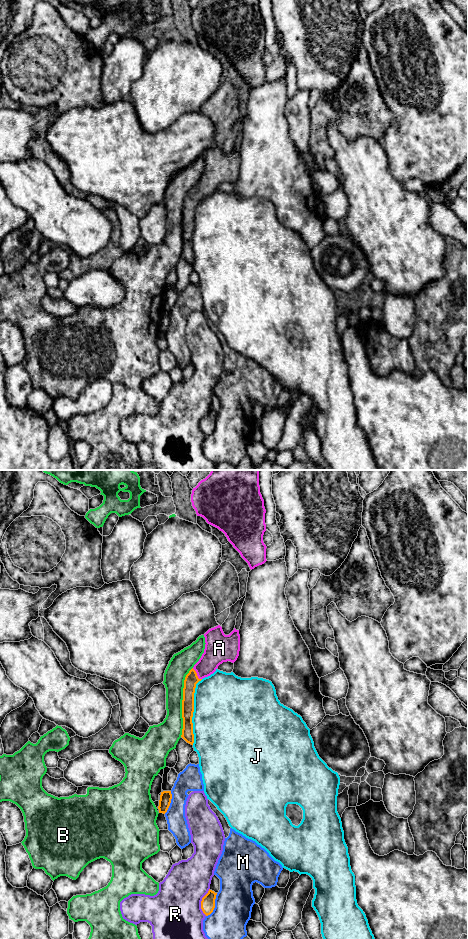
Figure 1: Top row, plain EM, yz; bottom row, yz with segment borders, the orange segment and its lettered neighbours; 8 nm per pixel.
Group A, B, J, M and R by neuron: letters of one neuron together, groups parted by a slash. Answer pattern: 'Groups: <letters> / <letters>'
Groups: A / B / J / M / R

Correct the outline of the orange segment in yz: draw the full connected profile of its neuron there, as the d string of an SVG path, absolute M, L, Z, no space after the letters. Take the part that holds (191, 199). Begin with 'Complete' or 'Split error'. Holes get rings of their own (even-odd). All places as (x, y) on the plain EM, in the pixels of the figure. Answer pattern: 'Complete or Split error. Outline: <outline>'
Split error. Outline: M220 145L209 149L205 154L205 169L199 181L189 191L184 200L181 257L189 264L194 263L192 237L194 232L194 213L196 204L213 194L223 182L234 183L240 171L239 150L225 155Z

